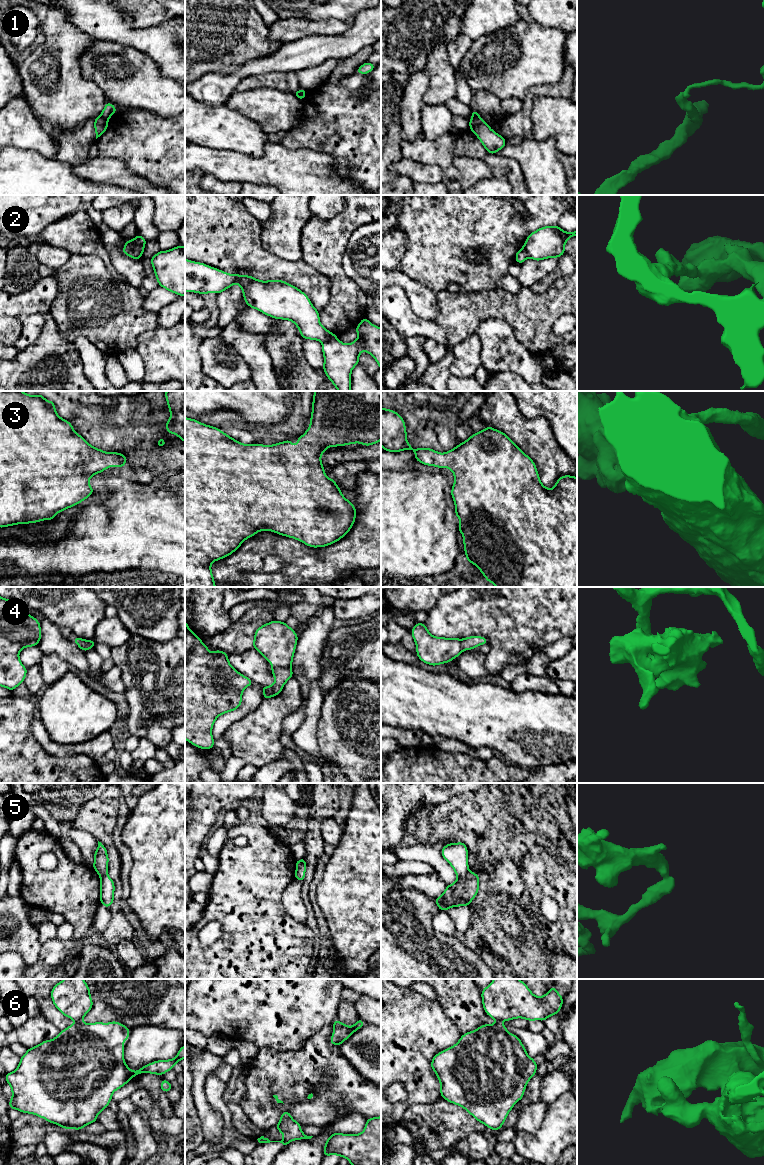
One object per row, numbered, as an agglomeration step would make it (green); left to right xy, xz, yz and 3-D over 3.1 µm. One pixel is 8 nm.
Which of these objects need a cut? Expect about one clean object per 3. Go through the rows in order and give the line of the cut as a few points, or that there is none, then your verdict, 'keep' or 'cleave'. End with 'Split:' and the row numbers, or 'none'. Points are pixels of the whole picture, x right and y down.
1: cut in xy along (100, 115), (107, 120); cleave
2: cut in xy along (125, 244), (140, 257); cleave
3: no cut; keep
4: no cut; keep
5: cut in yz along (469, 871), (464, 876), (458, 878); cleave
6: cut in xy along (77, 1020), (81, 1021); cleave
Split: 1, 2, 5, 6

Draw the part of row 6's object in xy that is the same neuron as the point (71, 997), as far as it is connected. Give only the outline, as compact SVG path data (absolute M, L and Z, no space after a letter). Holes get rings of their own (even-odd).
M84 979L62 980L52 988L50 995L61 1014L75 1021L82 1021L93 1007L90 989Z

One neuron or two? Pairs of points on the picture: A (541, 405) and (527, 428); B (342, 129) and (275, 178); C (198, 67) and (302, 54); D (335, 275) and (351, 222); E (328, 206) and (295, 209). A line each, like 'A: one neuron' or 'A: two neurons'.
A: two neurons
B: two neurons
C: two neurons
D: one neuron
E: two neurons

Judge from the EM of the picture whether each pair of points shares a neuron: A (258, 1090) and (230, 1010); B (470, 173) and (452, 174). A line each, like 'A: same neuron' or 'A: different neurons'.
A: different neurons
B: different neurons

